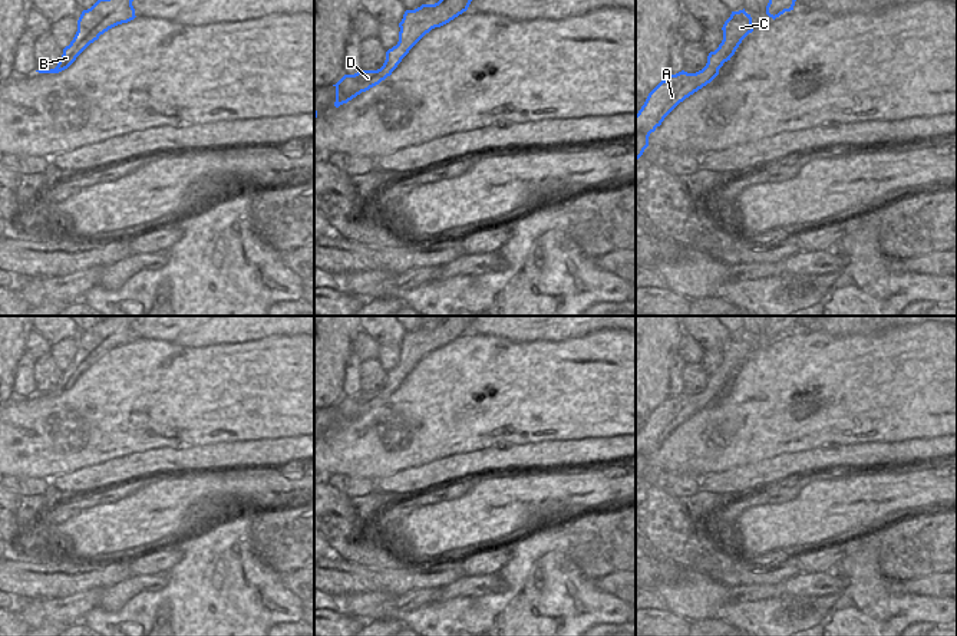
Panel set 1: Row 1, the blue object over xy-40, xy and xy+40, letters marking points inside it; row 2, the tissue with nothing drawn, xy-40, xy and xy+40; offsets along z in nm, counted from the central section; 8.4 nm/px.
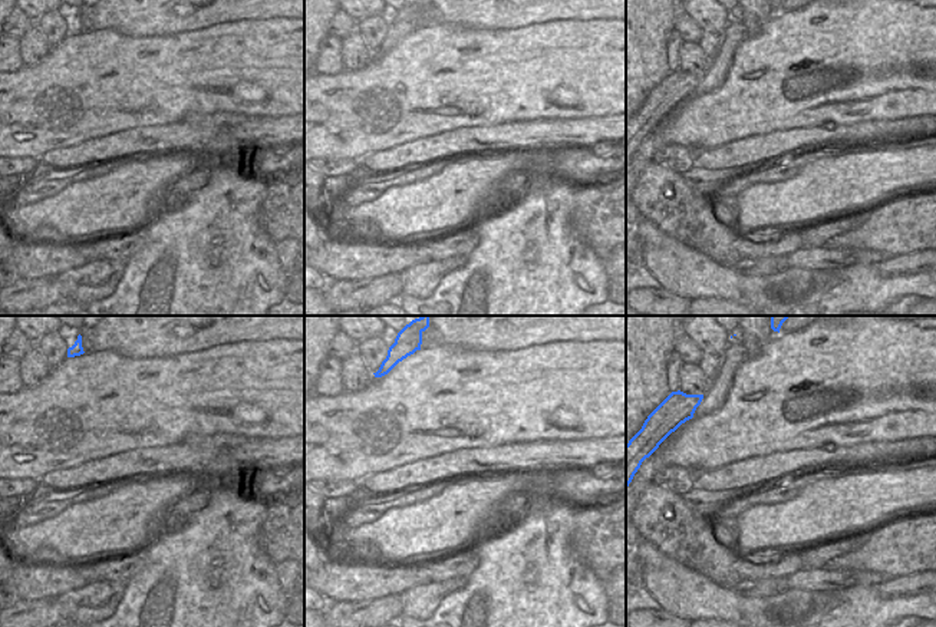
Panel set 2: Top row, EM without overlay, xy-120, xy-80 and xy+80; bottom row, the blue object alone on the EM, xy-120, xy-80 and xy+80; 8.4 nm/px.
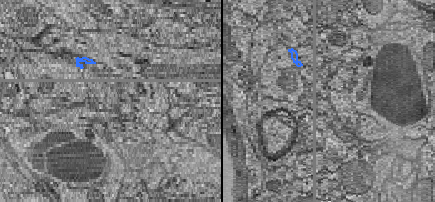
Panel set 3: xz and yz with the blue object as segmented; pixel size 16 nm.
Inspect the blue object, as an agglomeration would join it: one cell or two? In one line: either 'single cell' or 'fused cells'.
single cell

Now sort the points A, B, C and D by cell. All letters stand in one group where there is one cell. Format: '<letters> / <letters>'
A B C D

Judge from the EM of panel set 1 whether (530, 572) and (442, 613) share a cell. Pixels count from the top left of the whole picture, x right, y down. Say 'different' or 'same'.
same

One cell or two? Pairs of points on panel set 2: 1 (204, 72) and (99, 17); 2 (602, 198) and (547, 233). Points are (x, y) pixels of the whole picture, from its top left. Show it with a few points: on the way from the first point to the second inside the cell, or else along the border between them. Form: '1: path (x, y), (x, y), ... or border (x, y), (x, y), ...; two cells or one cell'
1: border (105, 29), (114, 29), (135, 38), (171, 35); two cells
2: border (573, 188), (570, 228), (589, 247); two cells

